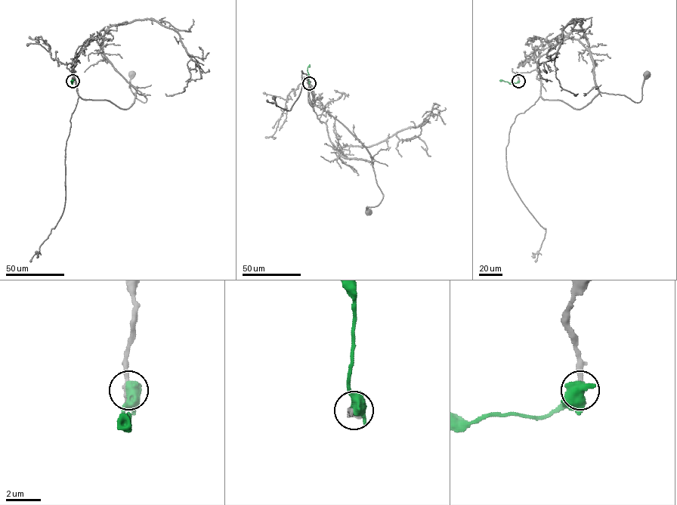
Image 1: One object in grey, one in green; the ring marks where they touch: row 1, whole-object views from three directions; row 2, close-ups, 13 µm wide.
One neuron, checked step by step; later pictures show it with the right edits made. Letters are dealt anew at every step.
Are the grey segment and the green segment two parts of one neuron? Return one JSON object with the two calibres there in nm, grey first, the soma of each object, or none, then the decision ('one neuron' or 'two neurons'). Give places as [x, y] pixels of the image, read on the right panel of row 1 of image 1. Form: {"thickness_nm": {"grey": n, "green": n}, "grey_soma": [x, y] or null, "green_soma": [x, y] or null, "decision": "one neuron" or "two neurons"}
{"thickness_nm": {"grey": 360, "green": 800}, "grey_soma": [647, 75], "green_soma": null, "decision": "two neurons"}

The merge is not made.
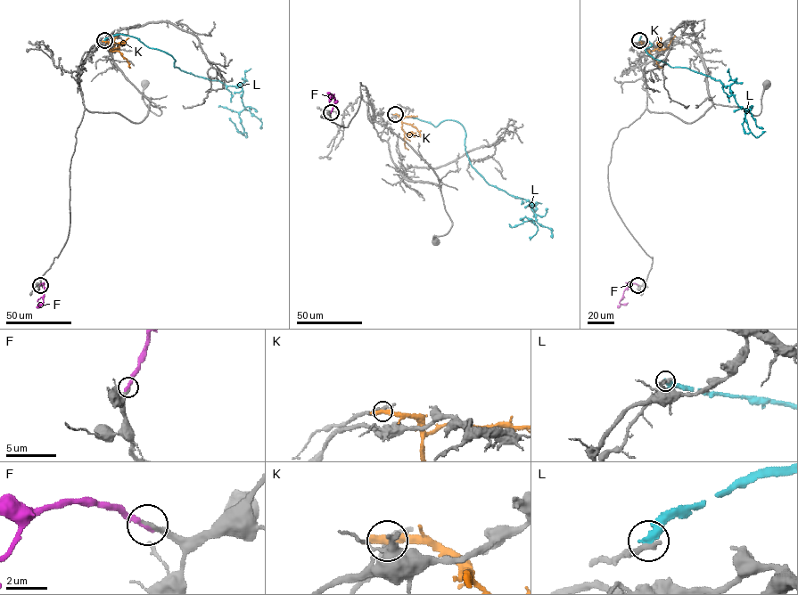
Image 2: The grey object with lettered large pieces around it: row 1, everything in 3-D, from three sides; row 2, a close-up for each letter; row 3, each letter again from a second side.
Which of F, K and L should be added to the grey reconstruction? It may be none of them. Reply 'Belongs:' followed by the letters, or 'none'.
Belongs: F

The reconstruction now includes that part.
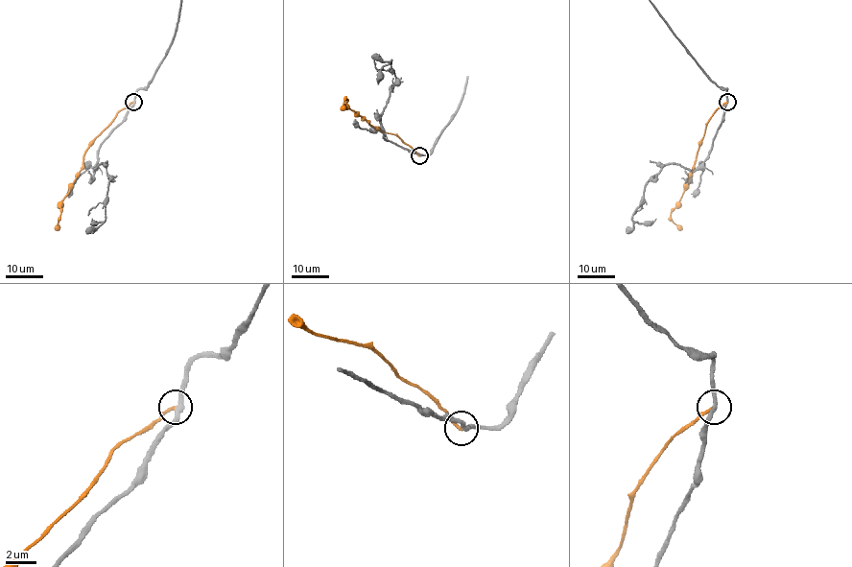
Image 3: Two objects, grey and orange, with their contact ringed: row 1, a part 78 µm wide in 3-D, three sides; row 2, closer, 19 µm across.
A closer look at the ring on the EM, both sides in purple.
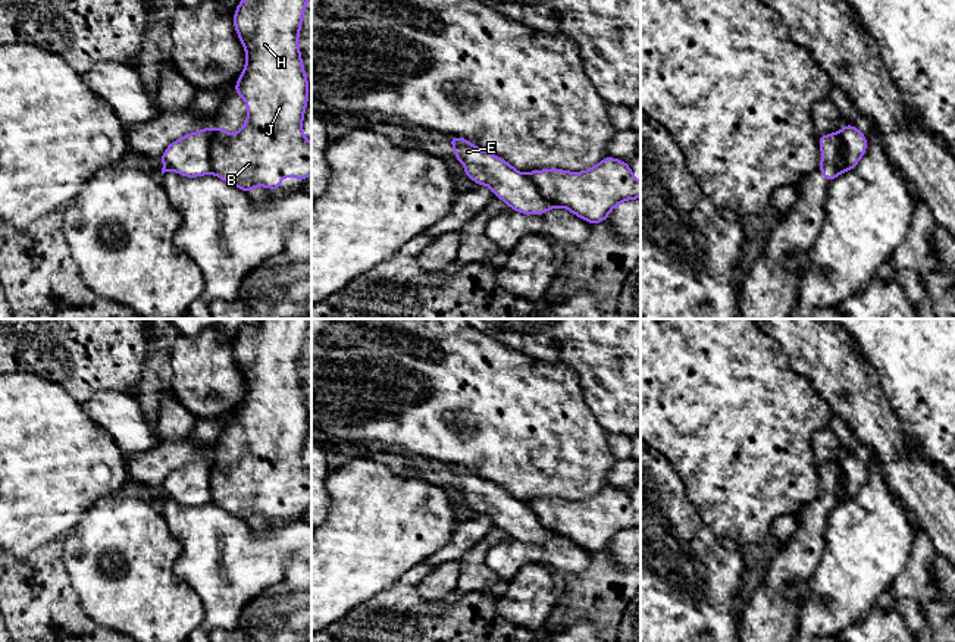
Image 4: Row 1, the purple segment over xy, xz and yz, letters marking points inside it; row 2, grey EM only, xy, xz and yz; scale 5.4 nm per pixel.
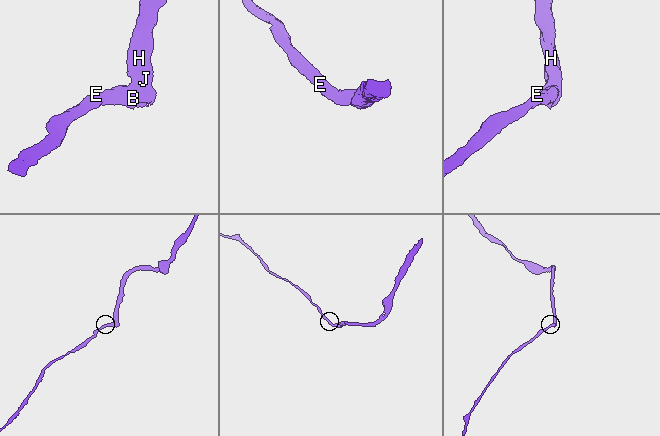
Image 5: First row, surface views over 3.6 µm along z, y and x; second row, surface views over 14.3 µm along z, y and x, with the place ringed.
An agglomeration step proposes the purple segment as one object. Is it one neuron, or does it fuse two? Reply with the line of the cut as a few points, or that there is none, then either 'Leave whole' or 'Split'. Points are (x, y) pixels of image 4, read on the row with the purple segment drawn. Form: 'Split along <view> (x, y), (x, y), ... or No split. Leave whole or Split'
Split along xy (219, 128), (210, 150), (210, 171). Split

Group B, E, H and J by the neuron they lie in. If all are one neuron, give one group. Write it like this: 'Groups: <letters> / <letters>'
Groups: B H J / E

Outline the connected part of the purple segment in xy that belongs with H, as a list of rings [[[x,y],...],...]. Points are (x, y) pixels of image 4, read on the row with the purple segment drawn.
[[[241,0],[235,9],[235,31],[247,53],[235,93],[244,98],[248,113],[238,132],[228,134],[219,128],[210,157],[212,173],[247,194],[254,187],[278,191],[286,176],[297,176],[303,184],[311,173],[311,143],[303,134],[309,81],[298,46],[307,3],[309,0]]]

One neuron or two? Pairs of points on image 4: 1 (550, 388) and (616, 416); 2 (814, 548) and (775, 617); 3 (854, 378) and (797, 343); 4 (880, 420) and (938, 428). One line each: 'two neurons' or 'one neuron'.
1: two neurons
2: one neuron
3: one neuron
4: two neurons

